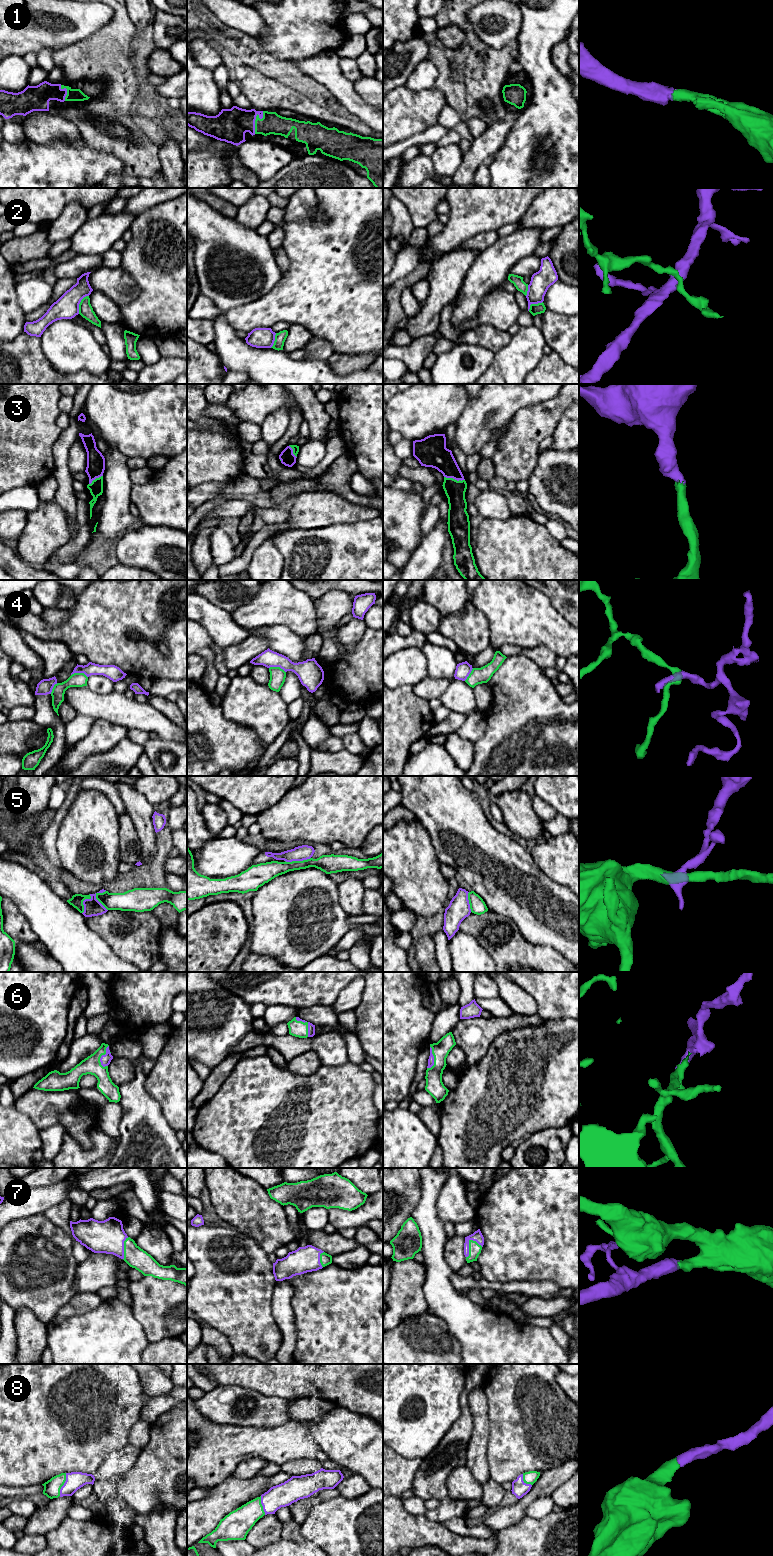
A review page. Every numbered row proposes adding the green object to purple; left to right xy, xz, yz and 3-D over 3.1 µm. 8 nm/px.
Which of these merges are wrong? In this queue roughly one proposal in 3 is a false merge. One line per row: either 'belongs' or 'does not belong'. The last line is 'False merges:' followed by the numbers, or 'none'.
1: belongs
2: does not belong
3: belongs
4: does not belong
5: does not belong
6: belongs
7: belongs
8: belongs
False merges: 2, 4, 5

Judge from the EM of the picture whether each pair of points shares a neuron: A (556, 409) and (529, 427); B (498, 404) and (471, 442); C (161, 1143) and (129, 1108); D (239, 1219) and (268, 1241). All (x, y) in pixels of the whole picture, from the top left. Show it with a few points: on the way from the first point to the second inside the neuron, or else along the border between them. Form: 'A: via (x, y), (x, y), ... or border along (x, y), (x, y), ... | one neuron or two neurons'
A: via (549, 413), (536, 422) | one neuron
B: via (487, 411), (480, 417), (473, 431) | one neuron
C: via (152, 1134), (138, 1117) | one neuron
D: via (246, 1219), (261, 1234) | one neuron

